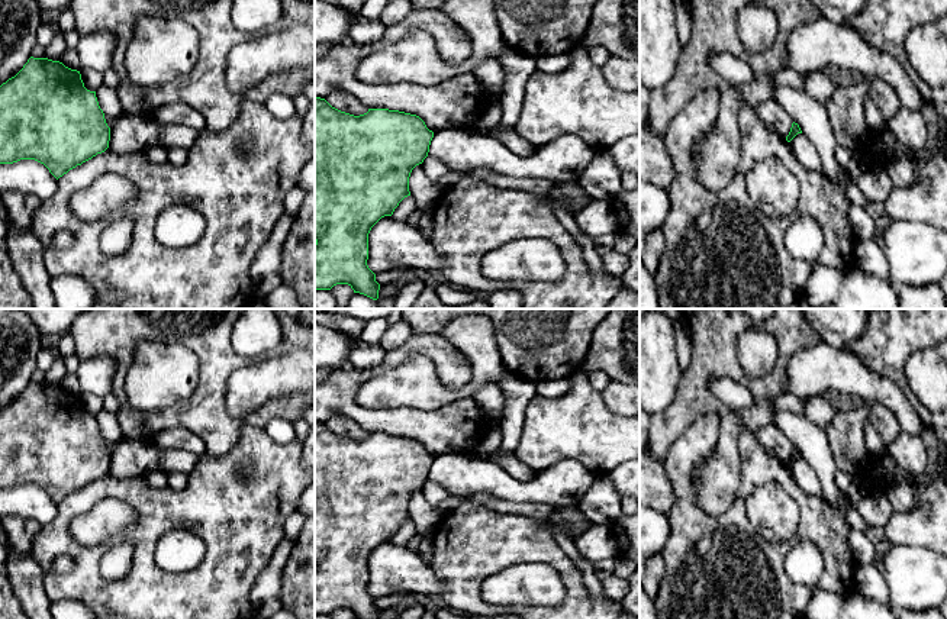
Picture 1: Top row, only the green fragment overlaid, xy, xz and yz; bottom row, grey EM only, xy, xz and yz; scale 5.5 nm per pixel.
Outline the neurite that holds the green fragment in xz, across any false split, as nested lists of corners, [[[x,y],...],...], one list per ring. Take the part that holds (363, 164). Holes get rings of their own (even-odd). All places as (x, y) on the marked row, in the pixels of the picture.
[[[315,96],[315,290],[348,284],[379,299],[380,284],[368,268],[368,233],[410,196],[412,170],[428,157],[434,132],[410,113],[368,109],[354,116]]]

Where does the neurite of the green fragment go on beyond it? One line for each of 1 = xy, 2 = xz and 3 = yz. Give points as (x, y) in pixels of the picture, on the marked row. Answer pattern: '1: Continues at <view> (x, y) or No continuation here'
1: No continuation here
2: No continuation here
3: No continuation here

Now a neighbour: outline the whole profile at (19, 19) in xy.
[[[0,0],[0,86],[32,57],[42,23],[42,7],[36,0]]]

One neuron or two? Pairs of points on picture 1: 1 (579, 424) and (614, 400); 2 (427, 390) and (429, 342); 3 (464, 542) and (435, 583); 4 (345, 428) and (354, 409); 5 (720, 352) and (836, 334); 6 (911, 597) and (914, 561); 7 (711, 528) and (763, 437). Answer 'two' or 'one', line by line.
1: two
2: two
3: two
4: two
5: two
6: one
7: two

